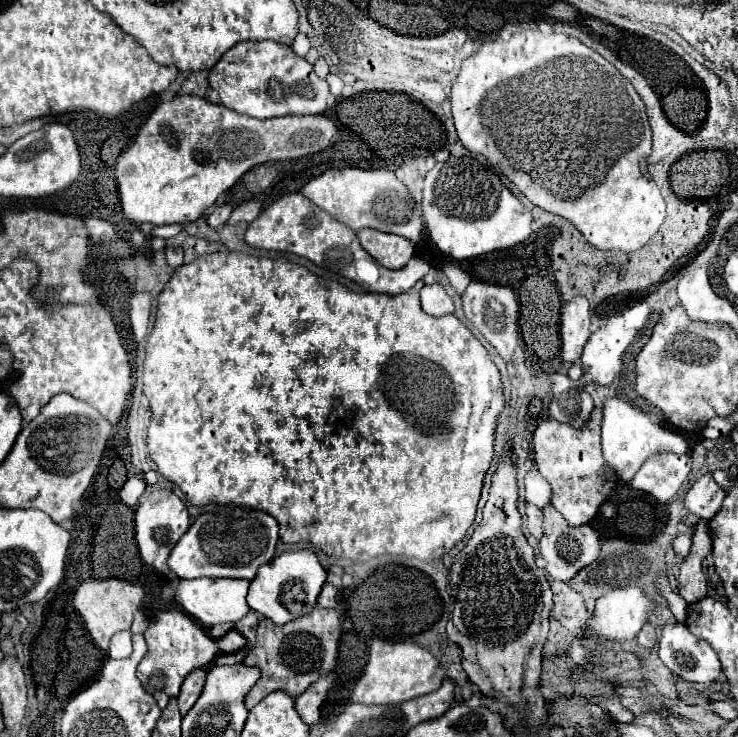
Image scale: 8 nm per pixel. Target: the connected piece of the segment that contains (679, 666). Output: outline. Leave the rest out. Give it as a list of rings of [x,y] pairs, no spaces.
[[[667,624],[659,638],[659,658],[673,676],[685,682],[713,682],[721,674],[721,662],[705,640],[693,636],[685,624]]]

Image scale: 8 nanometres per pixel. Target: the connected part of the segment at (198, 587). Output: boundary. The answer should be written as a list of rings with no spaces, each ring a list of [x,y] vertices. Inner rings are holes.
[[[197,578],[197,580],[179,580],[175,600],[203,626],[215,626],[223,622],[237,622],[241,620],[251,608],[247,606],[247,580],[213,580],[213,578]]]

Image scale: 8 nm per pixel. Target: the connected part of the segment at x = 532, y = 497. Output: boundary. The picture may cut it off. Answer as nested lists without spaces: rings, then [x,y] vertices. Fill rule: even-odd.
[[[537,470],[527,474],[527,494],[525,500],[529,504],[535,504],[537,508],[545,508],[551,502],[551,490],[547,488],[547,482],[541,478],[541,474]]]

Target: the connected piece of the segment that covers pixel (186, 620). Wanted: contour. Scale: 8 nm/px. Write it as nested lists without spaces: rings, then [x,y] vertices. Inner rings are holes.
[[[169,610],[169,612],[159,612],[157,618],[149,624],[145,630],[145,640],[147,640],[147,654],[139,664],[139,680],[143,688],[157,698],[159,708],[165,708],[169,704],[169,698],[175,698],[179,694],[179,688],[189,672],[201,666],[209,666],[219,654],[228,654],[238,651],[241,646],[245,646],[245,638],[236,630],[230,630],[230,638],[224,637],[213,640],[191,616],[179,610]]]

